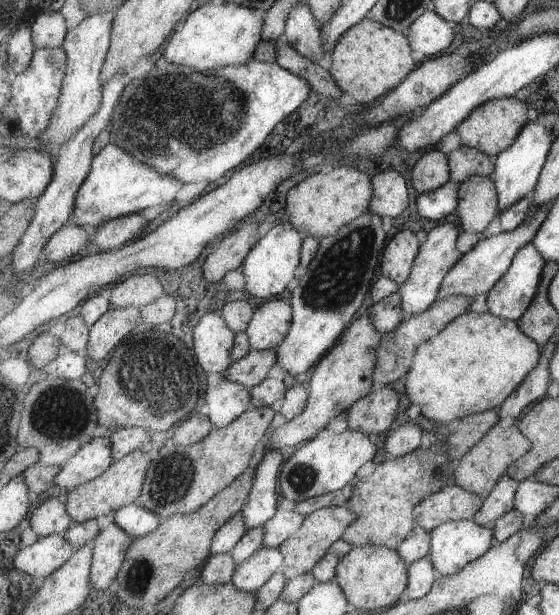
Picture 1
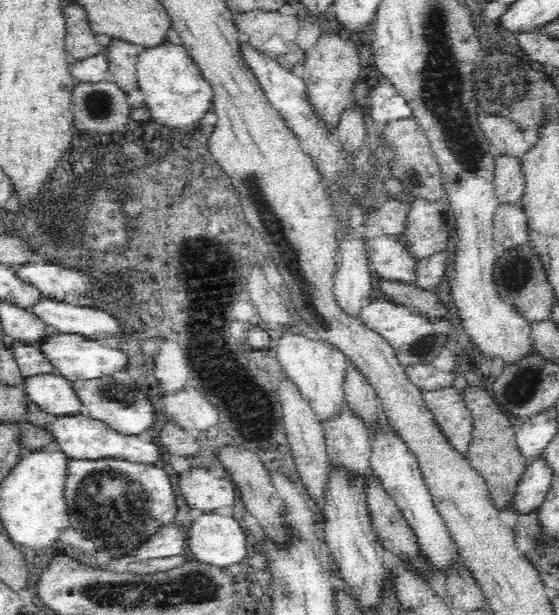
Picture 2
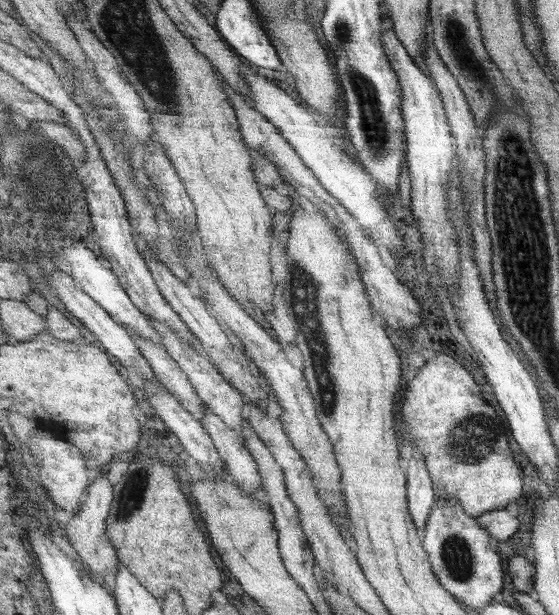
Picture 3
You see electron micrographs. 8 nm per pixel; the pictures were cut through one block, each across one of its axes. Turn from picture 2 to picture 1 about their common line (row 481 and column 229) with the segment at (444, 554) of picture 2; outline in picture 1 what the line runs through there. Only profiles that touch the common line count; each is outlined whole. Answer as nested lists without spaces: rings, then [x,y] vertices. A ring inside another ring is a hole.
[[[226,376],[216,388],[206,391],[209,420],[217,428],[231,426],[237,418],[241,418],[252,404],[252,388],[244,384],[231,382]]]

